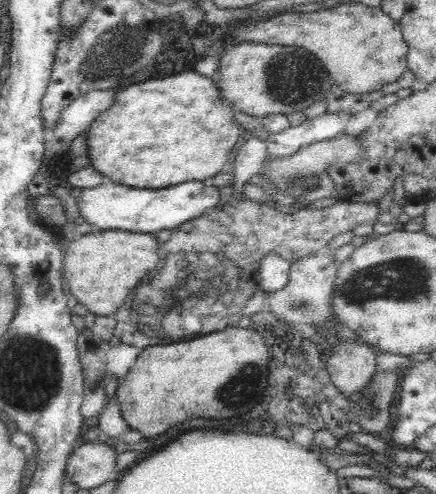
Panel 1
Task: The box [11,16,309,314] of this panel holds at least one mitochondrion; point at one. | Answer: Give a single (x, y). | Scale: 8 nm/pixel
(116, 49)

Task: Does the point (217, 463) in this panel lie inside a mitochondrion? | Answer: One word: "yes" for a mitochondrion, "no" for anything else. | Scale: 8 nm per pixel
no

